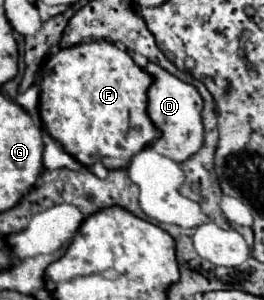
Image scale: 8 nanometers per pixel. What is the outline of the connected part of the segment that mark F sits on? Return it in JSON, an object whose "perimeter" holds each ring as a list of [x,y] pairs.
{"perimeter":[[[90,41],[66,49],[56,49],[44,61],[42,73],[44,77],[40,81],[40,117],[44,129],[78,163],[88,167],[100,161],[106,169],[124,169],[136,153],[140,153],[160,135],[146,115],[146,91],[152,83],[152,77],[144,69],[136,67],[128,51],[118,49],[110,41]]]}

